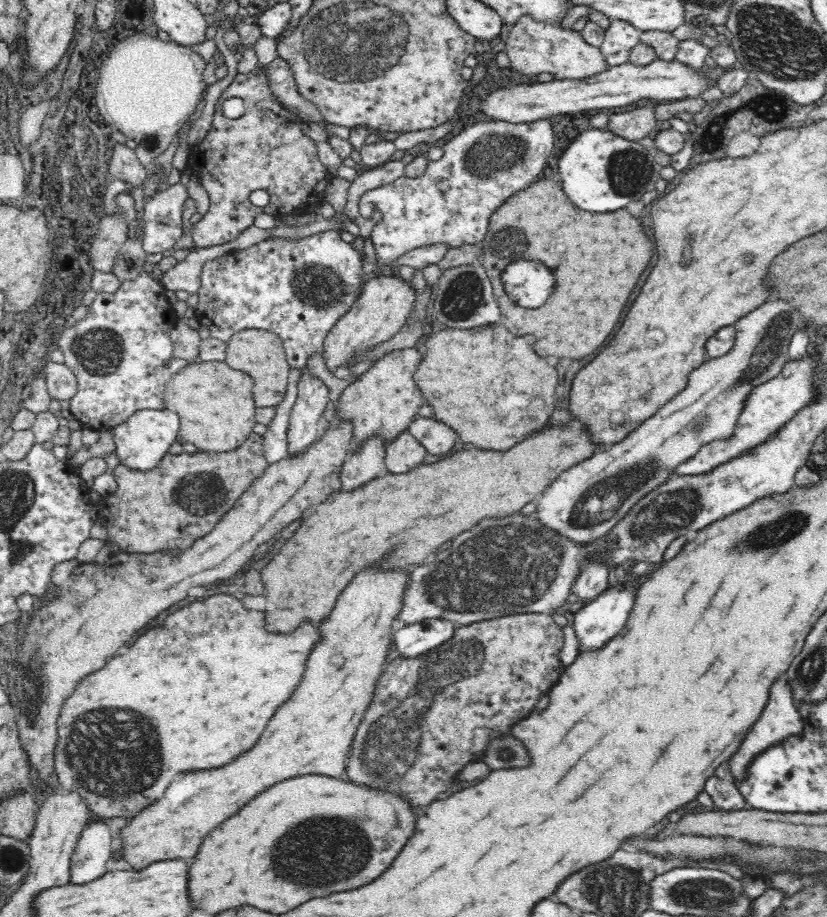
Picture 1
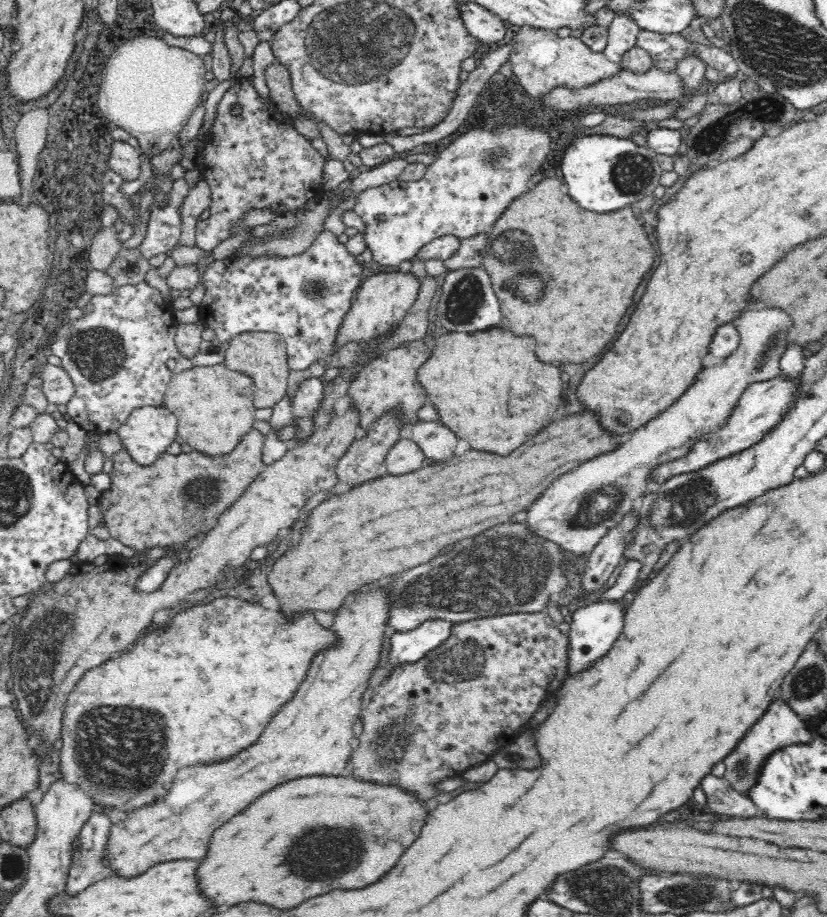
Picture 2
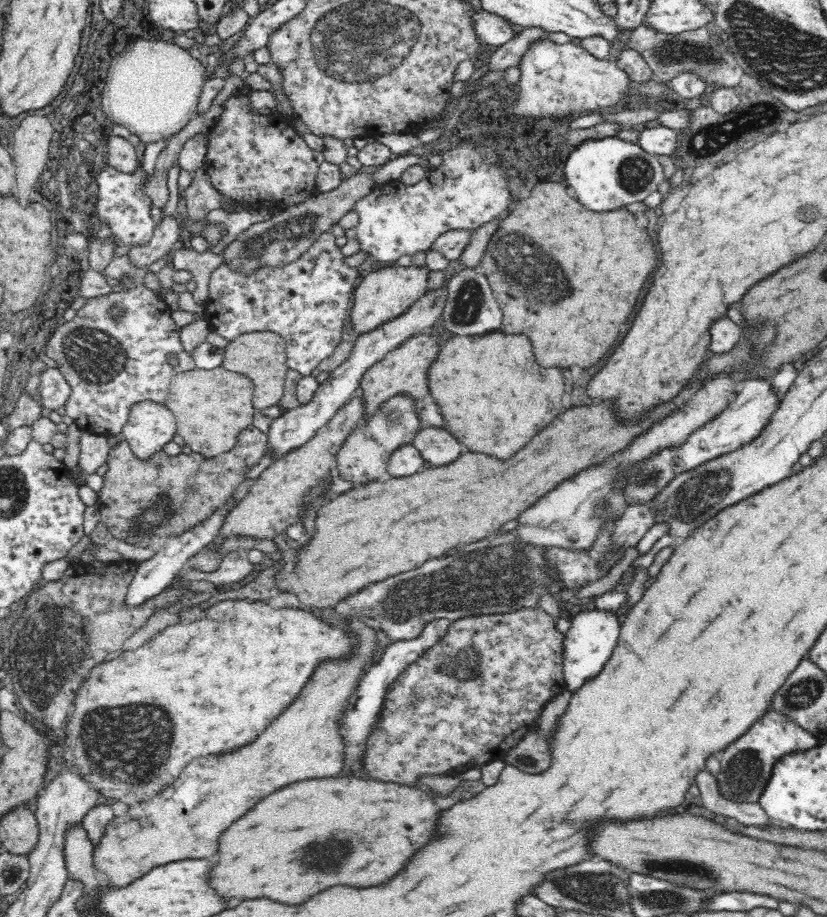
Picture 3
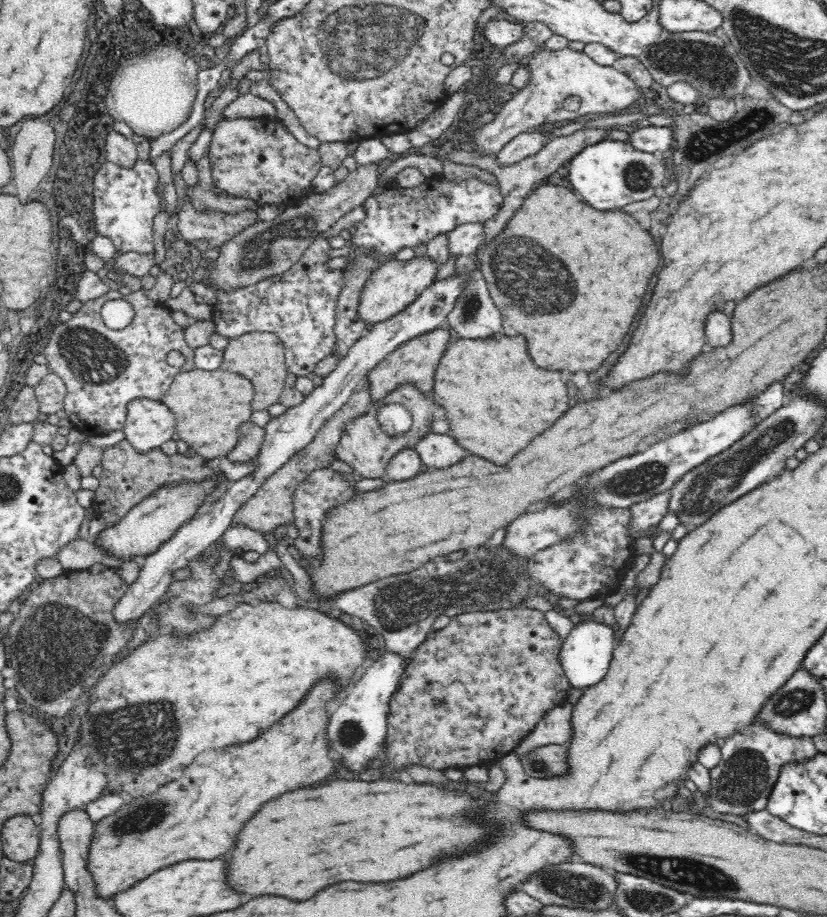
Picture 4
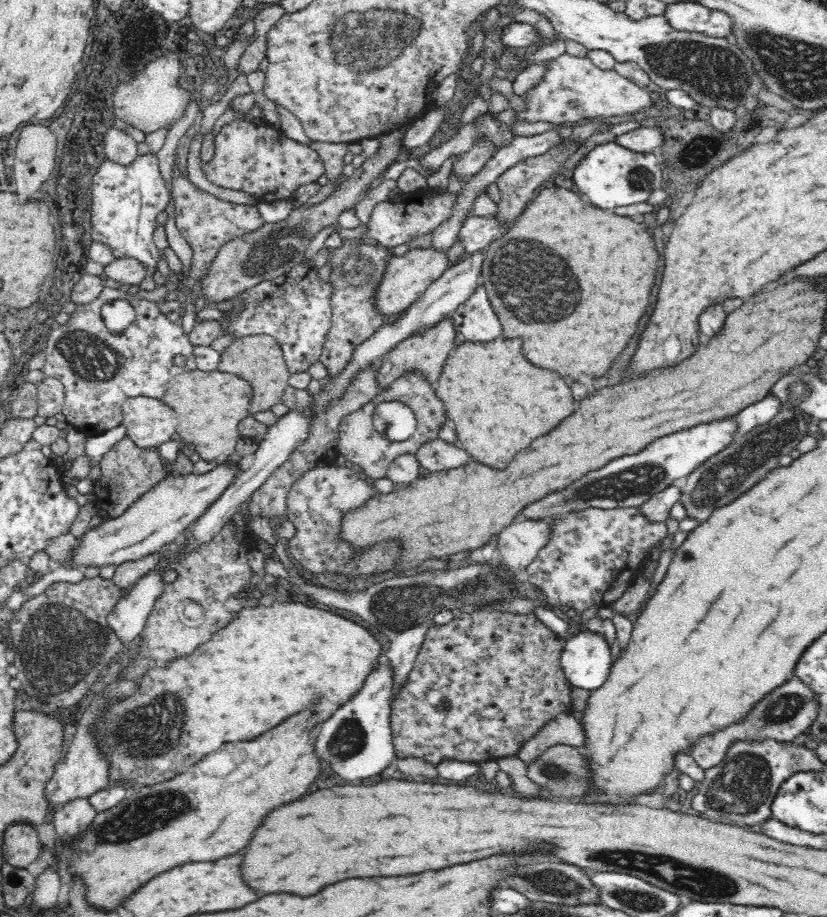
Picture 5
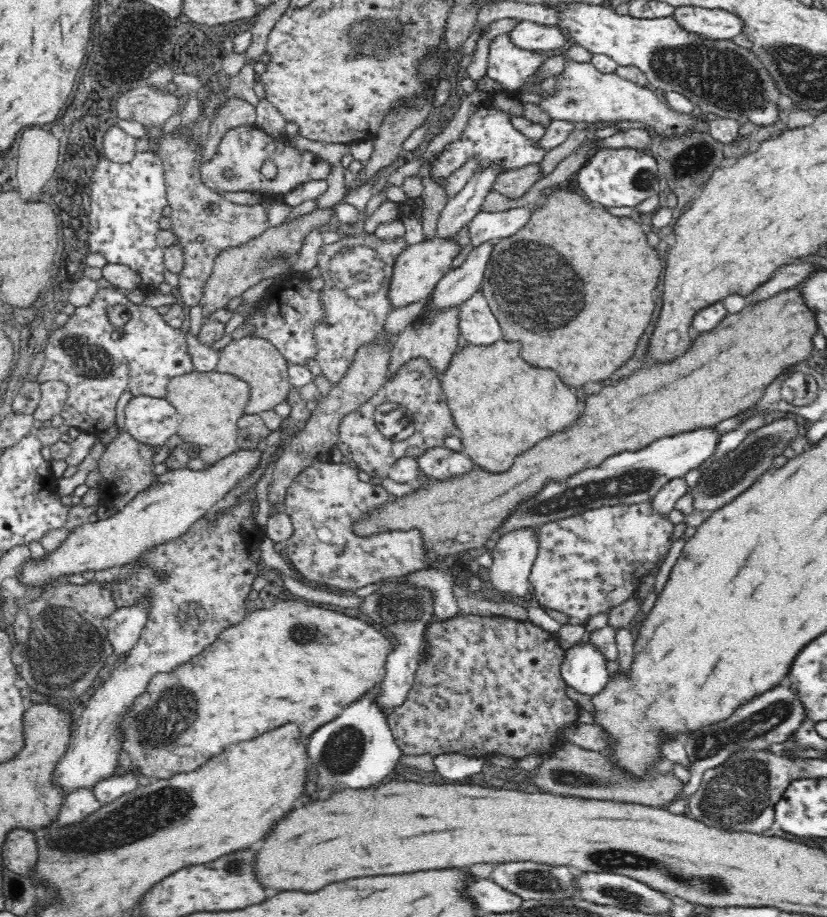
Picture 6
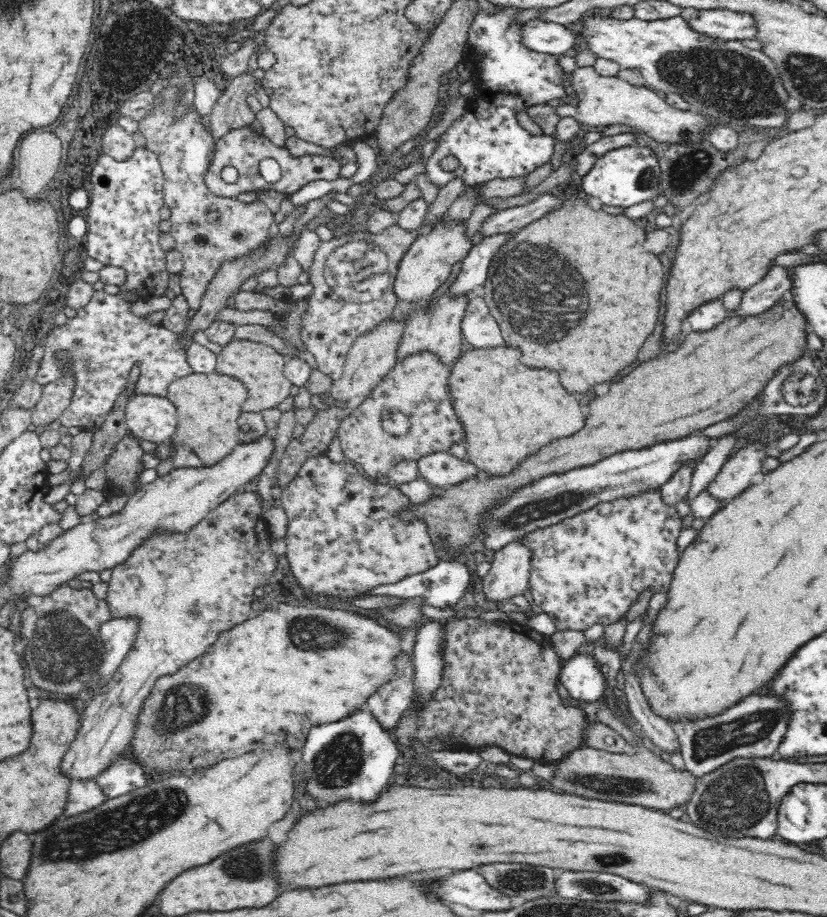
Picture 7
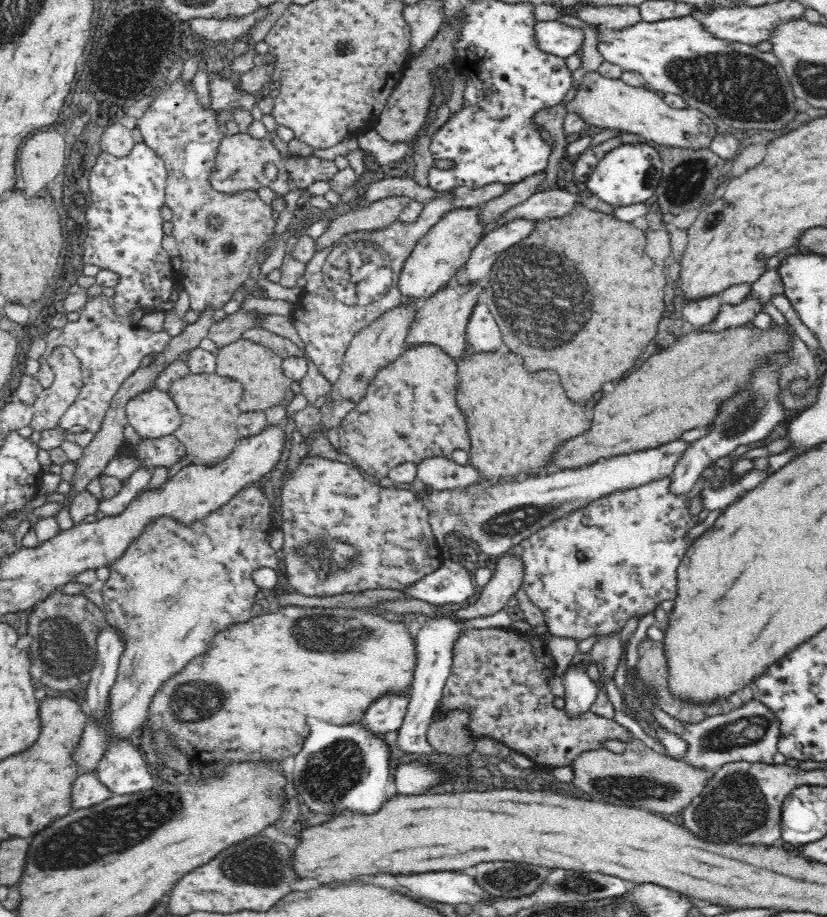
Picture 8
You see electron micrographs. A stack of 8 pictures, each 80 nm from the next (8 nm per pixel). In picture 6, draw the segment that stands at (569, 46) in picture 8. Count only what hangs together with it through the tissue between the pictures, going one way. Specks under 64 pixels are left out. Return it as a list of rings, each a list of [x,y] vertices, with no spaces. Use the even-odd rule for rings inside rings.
[[[530,21],[518,22],[507,35],[509,42],[523,51],[554,51],[564,48],[568,39],[557,26],[540,26]]]

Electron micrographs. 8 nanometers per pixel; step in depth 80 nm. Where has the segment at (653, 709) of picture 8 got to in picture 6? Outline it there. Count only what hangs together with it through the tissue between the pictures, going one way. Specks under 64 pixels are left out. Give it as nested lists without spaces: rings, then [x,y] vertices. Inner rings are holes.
[[[783,683],[773,690],[754,698],[738,710],[712,726],[704,726],[698,732],[685,737],[684,746],[690,757],[690,780],[683,786],[682,794],[688,798],[698,790],[704,772],[722,764],[736,749],[765,749],[774,743],[786,742],[794,737],[796,730],[804,724],[808,709],[801,700],[801,693],[790,685]]]

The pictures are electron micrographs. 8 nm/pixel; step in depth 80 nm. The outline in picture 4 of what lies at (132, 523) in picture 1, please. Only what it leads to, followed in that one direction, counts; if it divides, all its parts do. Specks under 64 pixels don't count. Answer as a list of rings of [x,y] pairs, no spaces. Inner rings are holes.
[[[252,421],[242,424],[239,428],[236,446],[225,454],[226,460],[230,460],[234,464],[246,464],[250,460],[254,462],[260,454],[264,438],[264,428],[259,427]],[[121,440],[104,451],[102,456],[102,472],[99,476],[99,486],[95,490],[93,504],[91,507],[96,511],[103,522],[109,527],[118,526],[124,516],[132,511],[132,508],[141,504],[144,498],[148,498],[164,486],[180,486],[184,482],[193,482],[193,484],[202,484],[206,480],[215,482],[213,487],[207,492],[204,504],[198,506],[198,512],[210,508],[214,502],[218,502],[230,486],[230,480],[222,470],[212,468],[206,464],[207,460],[200,457],[188,457],[181,453],[173,456],[167,456],[160,448],[153,449],[146,453],[137,452],[137,450],[126,440]]]

